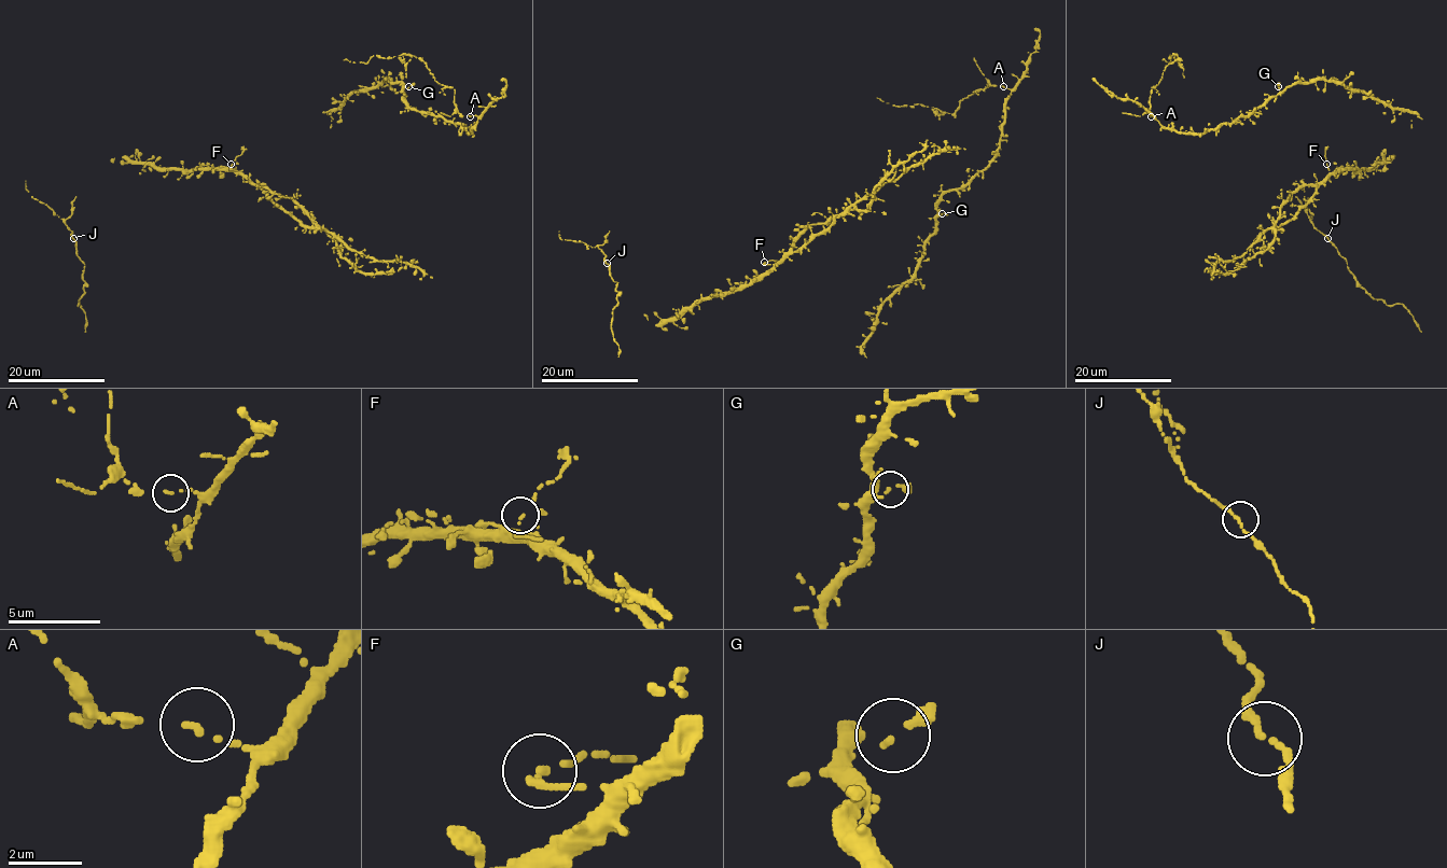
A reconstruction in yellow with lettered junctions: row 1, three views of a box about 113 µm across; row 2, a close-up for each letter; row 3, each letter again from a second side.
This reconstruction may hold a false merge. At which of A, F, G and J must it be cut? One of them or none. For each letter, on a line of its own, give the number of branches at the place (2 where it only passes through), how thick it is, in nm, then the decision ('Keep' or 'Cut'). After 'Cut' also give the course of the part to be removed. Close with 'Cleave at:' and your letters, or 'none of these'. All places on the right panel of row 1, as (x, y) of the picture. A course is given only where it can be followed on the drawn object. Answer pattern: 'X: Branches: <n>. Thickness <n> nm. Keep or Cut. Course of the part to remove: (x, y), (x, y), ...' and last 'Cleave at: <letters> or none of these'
A: Branches: 2. Thickness 120 nm. Cut. Course of the part to remove: (1151, 115), (1151, 90), (1166, 66), (1178, 57), (1174, 54), (1168, 57), (1169, 55), (1171, 64), (1163, 60)
F: Branches: 2. Thickness 130 nm. Keep
G: Branches: 2. Thickness 130 nm. Keep
J: Branches: 2. Thickness 180 nm. Keep
Cleave at: A

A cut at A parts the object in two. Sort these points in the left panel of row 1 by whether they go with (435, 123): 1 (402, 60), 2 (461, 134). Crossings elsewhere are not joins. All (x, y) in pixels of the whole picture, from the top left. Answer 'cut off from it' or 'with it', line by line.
1: cut off from it
2: with it

